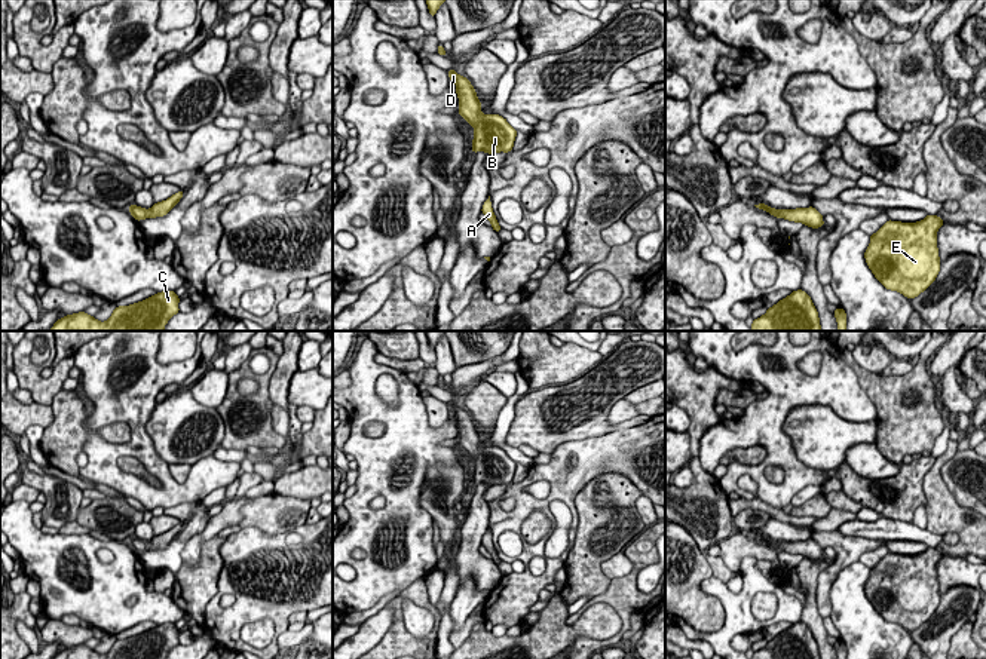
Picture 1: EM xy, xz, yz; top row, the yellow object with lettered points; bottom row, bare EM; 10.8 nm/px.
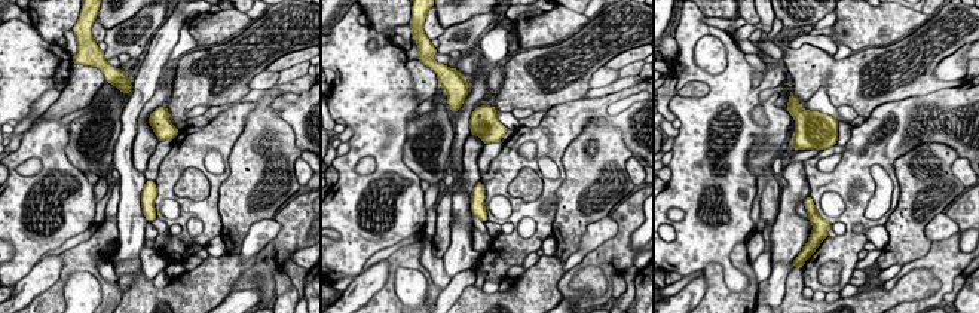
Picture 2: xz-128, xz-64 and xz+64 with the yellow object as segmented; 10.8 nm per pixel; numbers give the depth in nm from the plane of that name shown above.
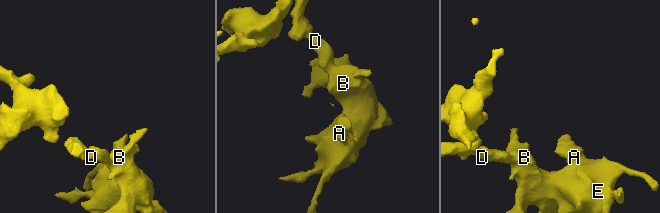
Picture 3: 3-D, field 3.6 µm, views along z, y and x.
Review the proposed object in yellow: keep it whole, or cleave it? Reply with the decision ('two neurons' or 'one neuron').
one neuron

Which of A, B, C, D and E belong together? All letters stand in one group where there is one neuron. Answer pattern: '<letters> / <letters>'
A B C D E

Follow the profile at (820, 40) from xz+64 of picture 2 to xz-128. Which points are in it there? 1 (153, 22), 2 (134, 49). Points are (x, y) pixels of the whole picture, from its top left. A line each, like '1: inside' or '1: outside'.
1: outside
2: outside

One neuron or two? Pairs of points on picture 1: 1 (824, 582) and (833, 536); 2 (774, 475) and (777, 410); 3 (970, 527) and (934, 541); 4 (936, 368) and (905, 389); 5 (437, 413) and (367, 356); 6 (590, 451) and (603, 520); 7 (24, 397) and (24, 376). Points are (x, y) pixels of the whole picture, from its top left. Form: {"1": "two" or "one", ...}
{"1": "one", "2": "two", "3": "two", "4": "two", "5": "two", "6": "two", "7": "two"}

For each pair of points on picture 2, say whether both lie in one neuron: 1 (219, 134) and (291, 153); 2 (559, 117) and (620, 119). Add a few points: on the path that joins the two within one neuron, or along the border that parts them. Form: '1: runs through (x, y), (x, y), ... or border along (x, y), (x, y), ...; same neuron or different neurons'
1: border along (254, 107), (248, 113), (244, 129), (226, 159); different neurons
2: runs through (574, 116), (581, 111), (602, 111), (605, 114); same neuron

